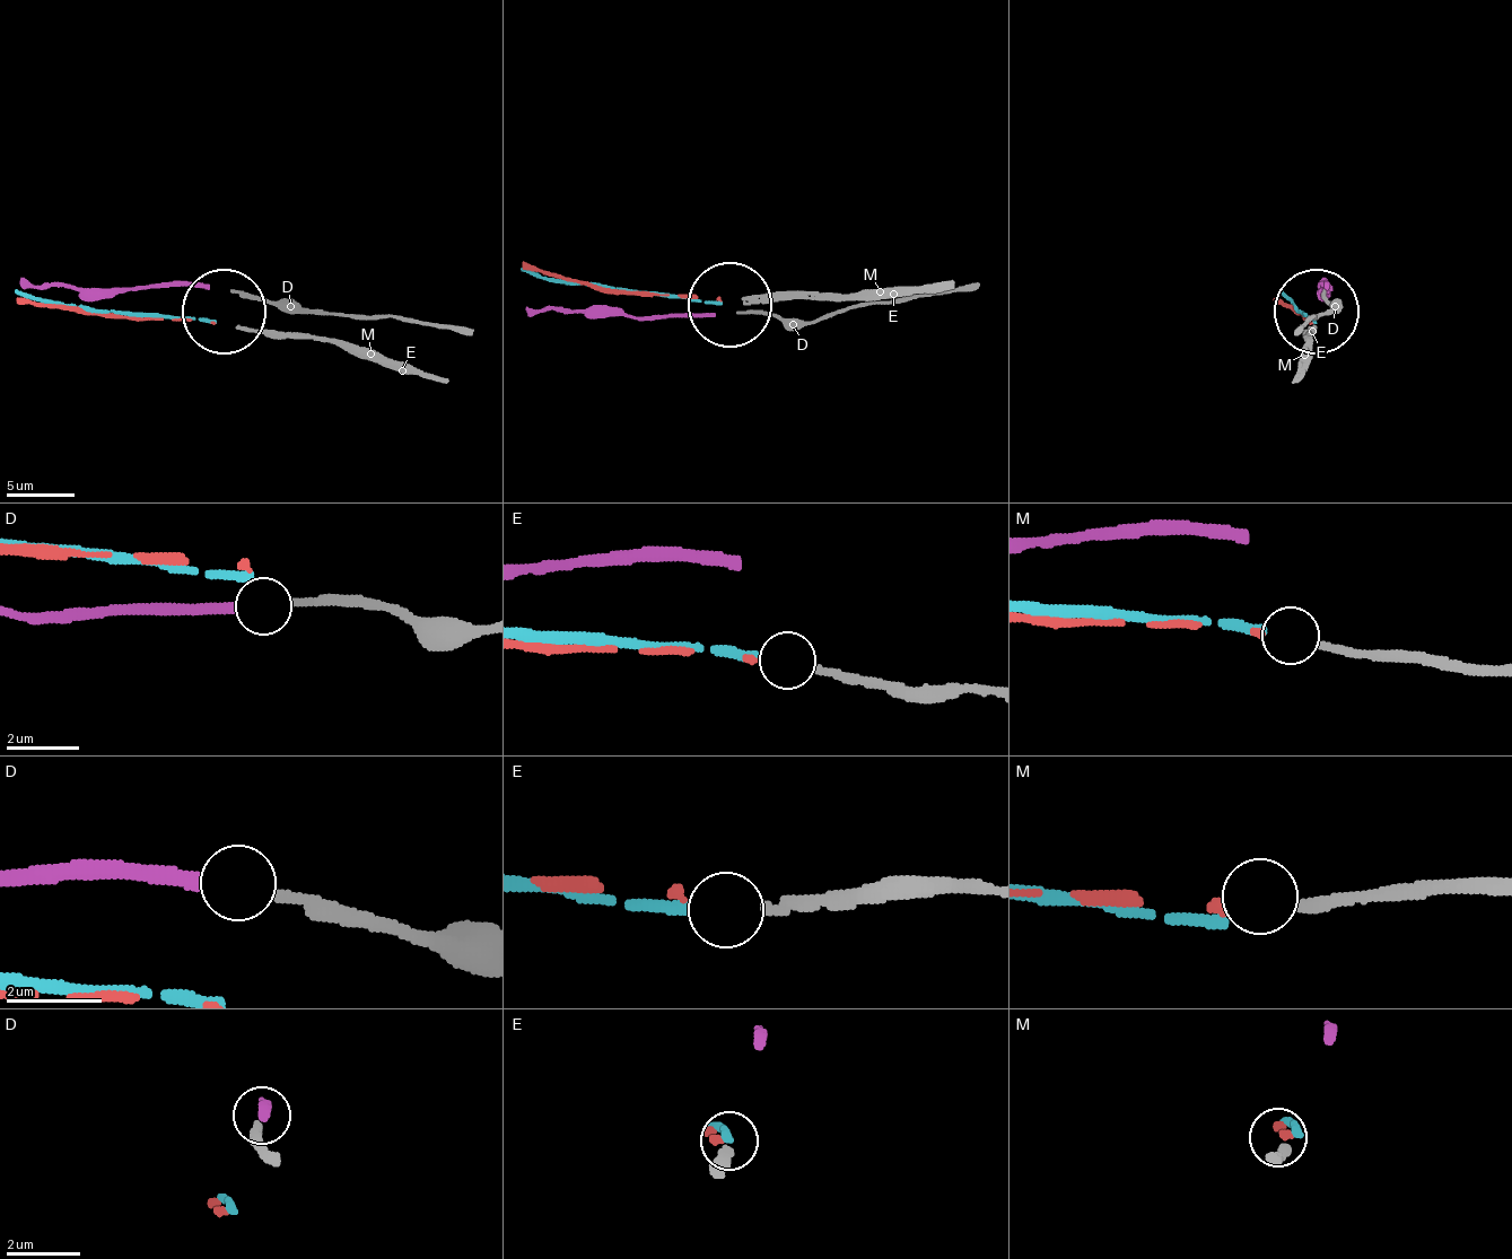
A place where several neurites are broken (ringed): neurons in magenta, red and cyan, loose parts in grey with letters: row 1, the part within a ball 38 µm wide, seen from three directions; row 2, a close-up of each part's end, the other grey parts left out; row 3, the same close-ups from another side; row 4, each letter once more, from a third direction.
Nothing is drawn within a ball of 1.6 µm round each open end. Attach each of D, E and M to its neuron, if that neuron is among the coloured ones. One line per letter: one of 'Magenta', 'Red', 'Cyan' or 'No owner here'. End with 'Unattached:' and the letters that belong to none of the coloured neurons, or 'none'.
D: Magenta
E: Cyan
M: Red
Unattached: none

